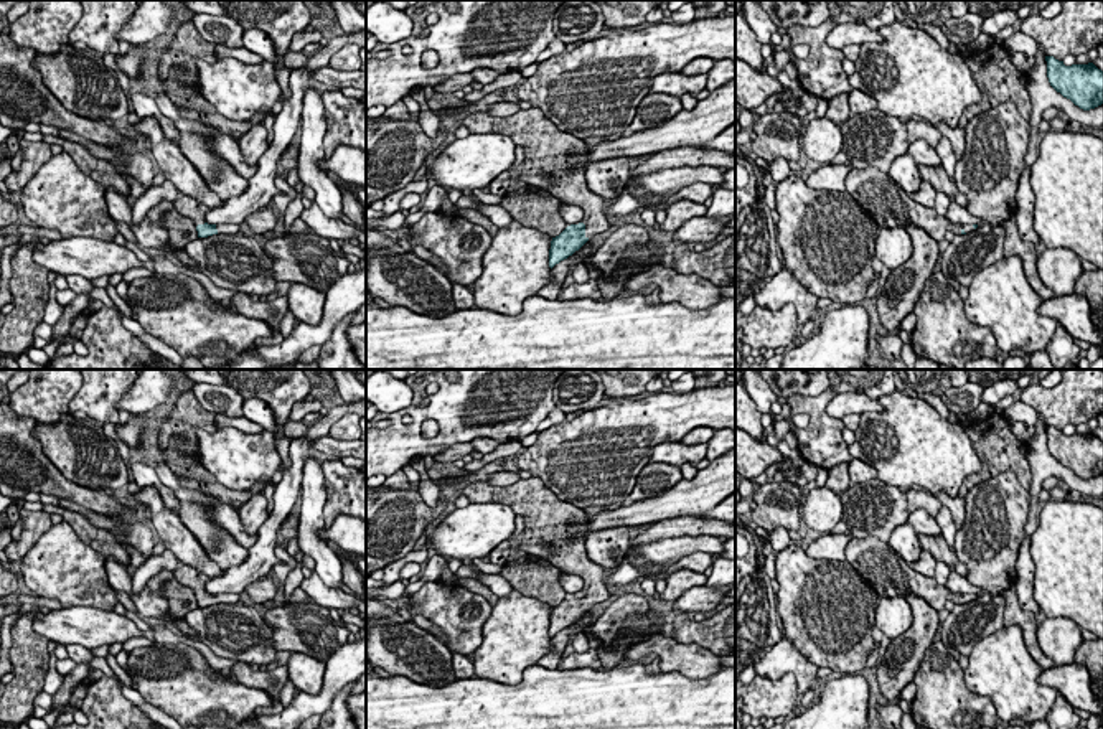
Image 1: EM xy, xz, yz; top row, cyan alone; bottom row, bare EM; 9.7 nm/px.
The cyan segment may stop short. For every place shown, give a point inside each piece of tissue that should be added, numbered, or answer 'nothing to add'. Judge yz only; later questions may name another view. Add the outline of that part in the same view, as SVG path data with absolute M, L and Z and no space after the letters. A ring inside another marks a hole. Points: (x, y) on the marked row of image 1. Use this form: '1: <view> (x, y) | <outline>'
1: yz (891, 206) | M874 167L862 170L851 168L846 176L846 191L871 214L882 228L905 228L913 224L927 231L936 242L945 239L945 233L961 234L974 231L971 224L953 224L940 216L935 208L915 203L889 173Z

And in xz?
1: xz (554, 160) | M537 107L521 109L518 115L495 117L483 112L463 119L470 134L508 135L524 148L524 168L514 176L526 185L552 193L561 203L584 211L585 238L592 239L608 229L603 214L605 200L585 181L587 143L559 130Z

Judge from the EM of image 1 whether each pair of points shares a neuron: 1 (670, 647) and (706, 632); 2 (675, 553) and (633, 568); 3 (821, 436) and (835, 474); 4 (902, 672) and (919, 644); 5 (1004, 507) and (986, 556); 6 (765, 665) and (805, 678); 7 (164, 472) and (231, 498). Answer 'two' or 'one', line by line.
1: two
2: one
3: two
4: one
5: one
6: one
7: two

